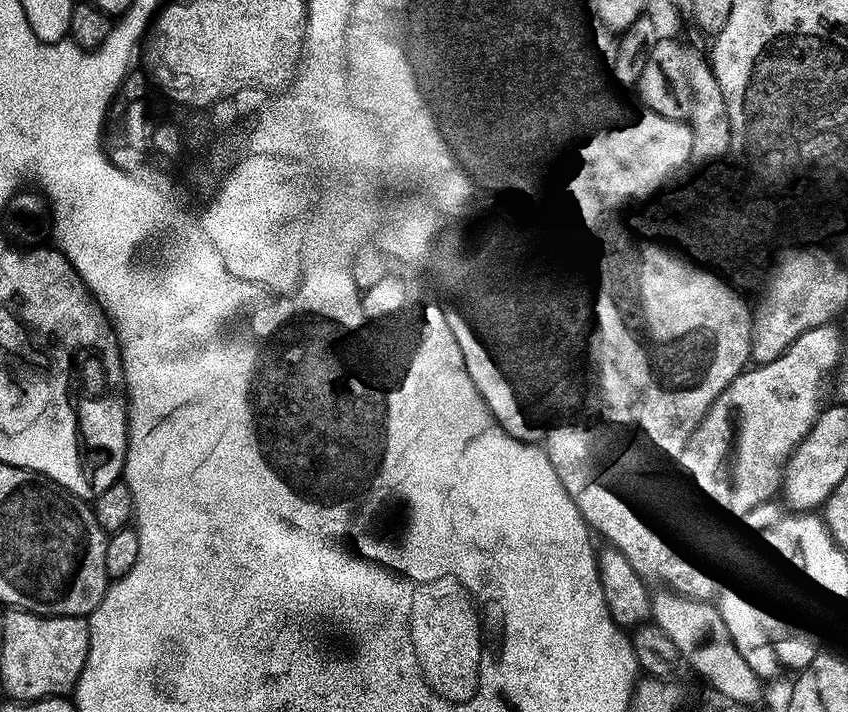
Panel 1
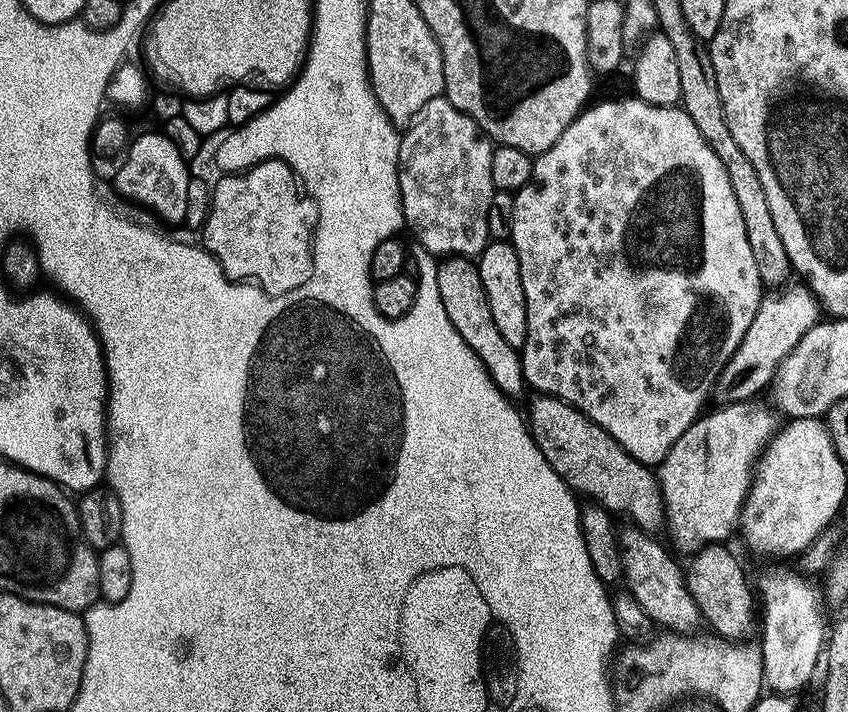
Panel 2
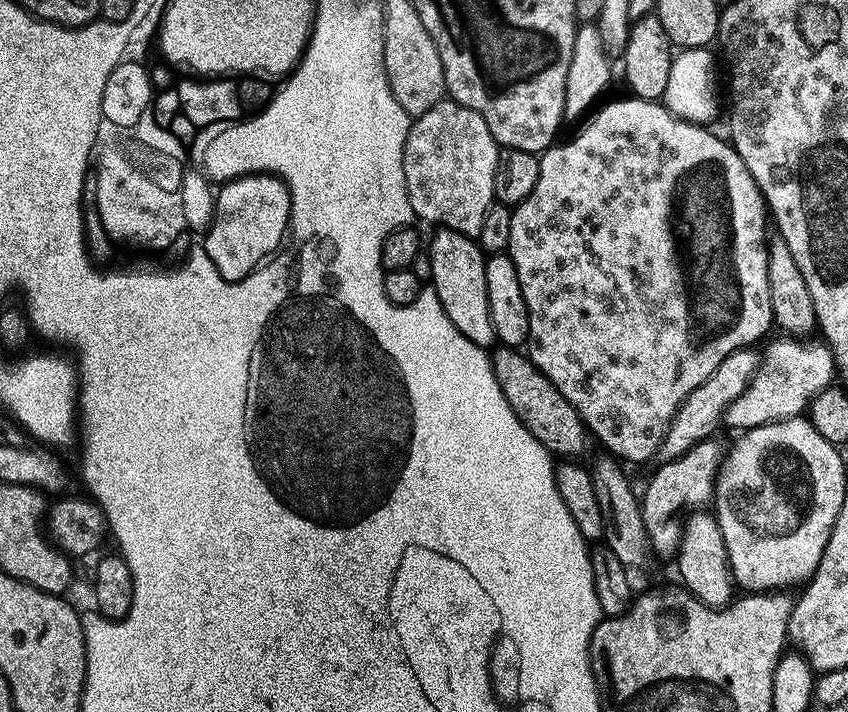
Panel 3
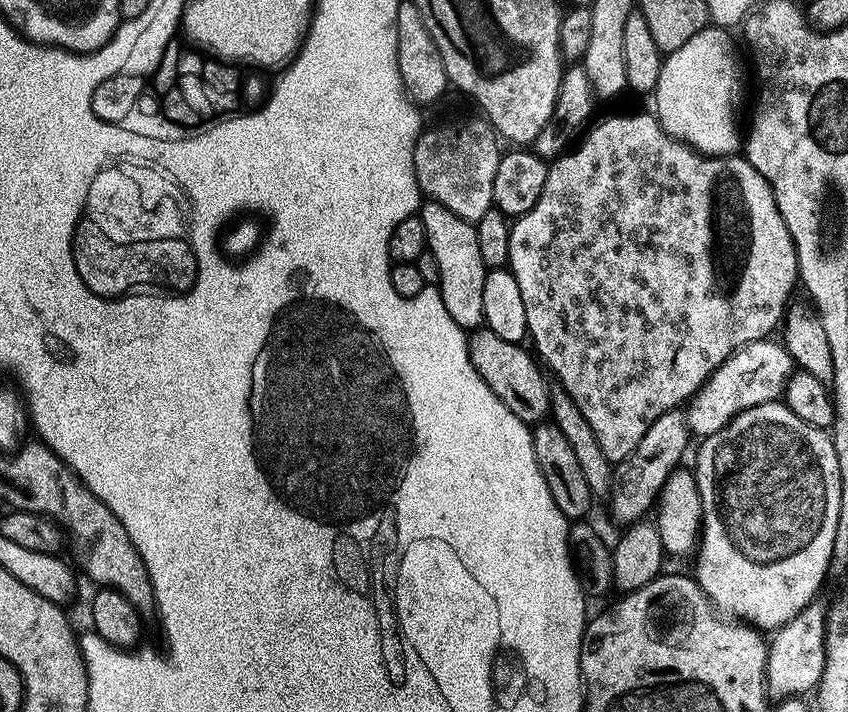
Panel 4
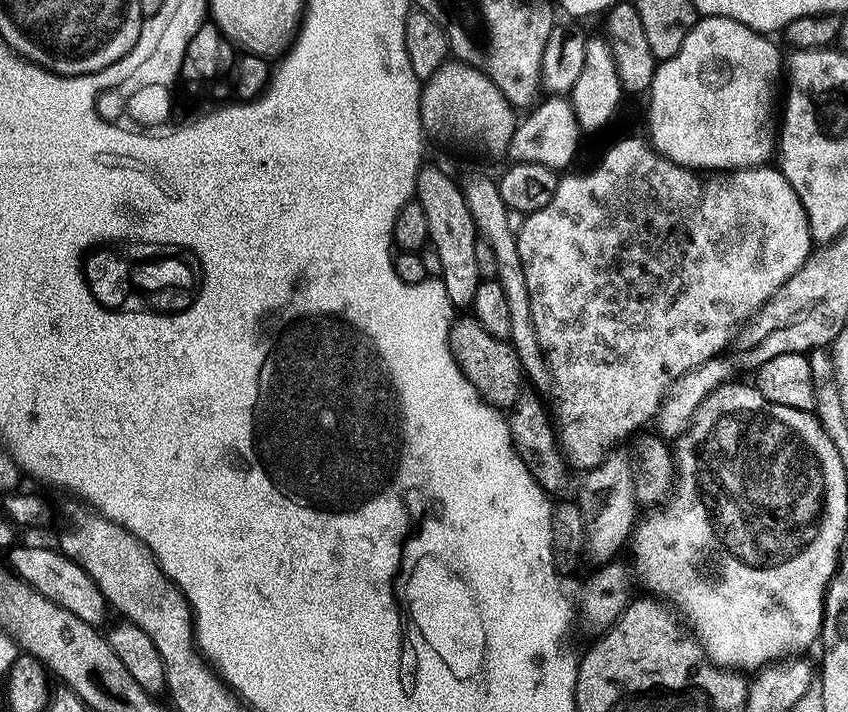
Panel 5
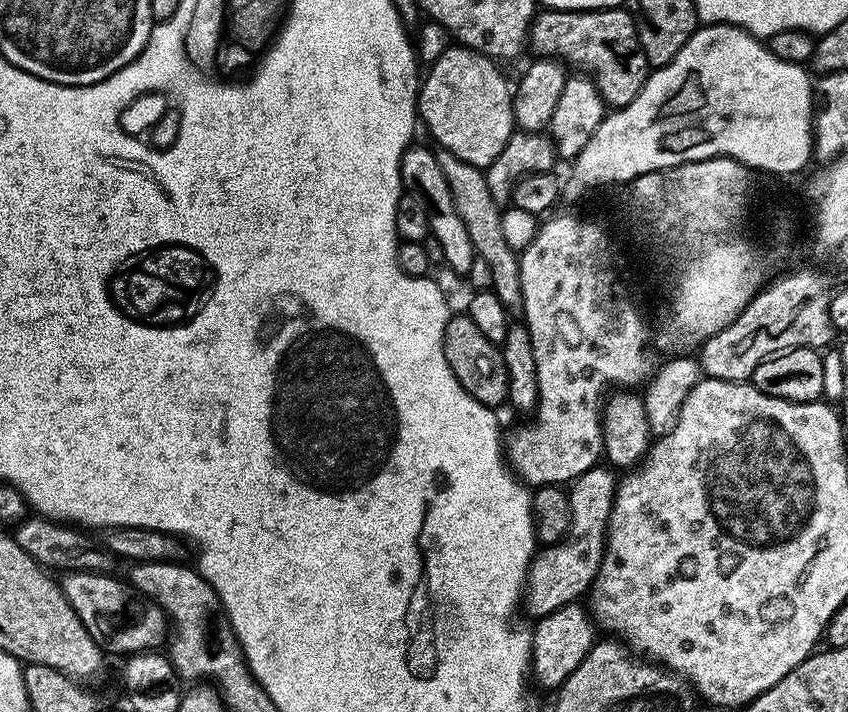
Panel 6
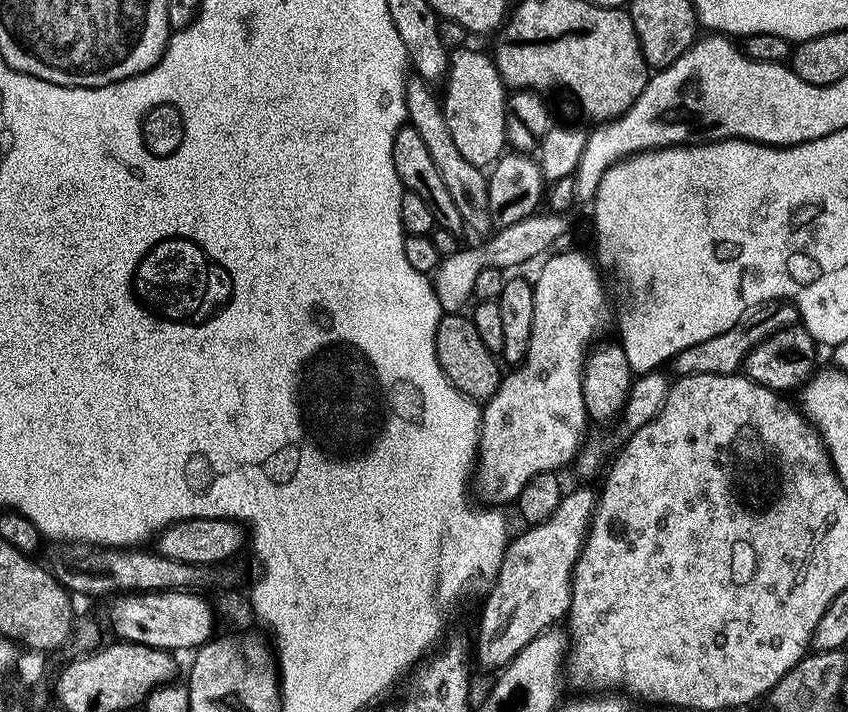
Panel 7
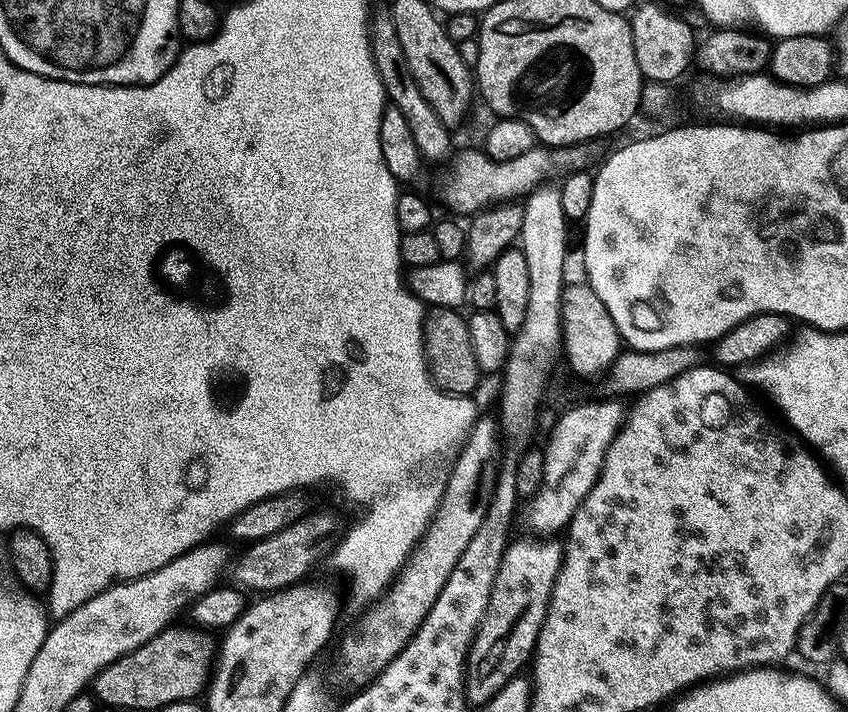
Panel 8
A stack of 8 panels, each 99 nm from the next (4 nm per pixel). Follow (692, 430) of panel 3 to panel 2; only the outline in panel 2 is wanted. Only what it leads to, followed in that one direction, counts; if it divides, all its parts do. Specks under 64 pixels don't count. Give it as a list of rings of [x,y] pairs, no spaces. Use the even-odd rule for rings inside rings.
[[[803,282],[789,283],[779,290],[772,290],[761,299],[758,310],[754,314],[754,322],[750,322],[750,330],[742,334],[742,342],[738,350],[726,362],[716,382],[714,396],[720,404],[733,404],[739,400],[750,400],[759,397],[759,392],[771,385],[776,377],[778,366],[798,346],[802,334],[810,330],[821,319],[822,309],[816,295]]]

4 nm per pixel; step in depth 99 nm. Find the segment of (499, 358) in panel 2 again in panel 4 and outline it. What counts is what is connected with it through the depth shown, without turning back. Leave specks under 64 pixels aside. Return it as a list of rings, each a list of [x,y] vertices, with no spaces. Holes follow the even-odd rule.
[[[425,199],[418,213],[420,220],[426,226],[426,242],[428,251],[437,259],[441,280],[438,285],[440,297],[446,305],[446,310],[454,322],[465,330],[475,330],[484,323],[482,314],[482,282],[486,282],[489,269],[484,267],[481,251],[478,250],[478,234],[476,225],[471,220],[458,218],[446,206]]]

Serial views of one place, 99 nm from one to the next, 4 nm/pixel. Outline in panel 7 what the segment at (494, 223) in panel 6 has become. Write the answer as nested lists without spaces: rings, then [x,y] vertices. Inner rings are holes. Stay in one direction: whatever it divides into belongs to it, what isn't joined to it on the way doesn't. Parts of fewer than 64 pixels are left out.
[[[419,78],[405,79],[404,102],[408,111],[407,123],[414,130],[418,130],[418,135],[426,145],[426,151],[430,154],[438,175],[446,185],[446,191],[450,193],[454,206],[458,206],[458,214],[462,214],[465,229],[473,228],[480,235],[477,237],[487,237],[493,231],[494,225],[489,212],[488,177],[485,169],[462,158],[461,151],[454,146],[454,141],[450,138],[437,93],[432,93],[428,88],[431,87]]]

